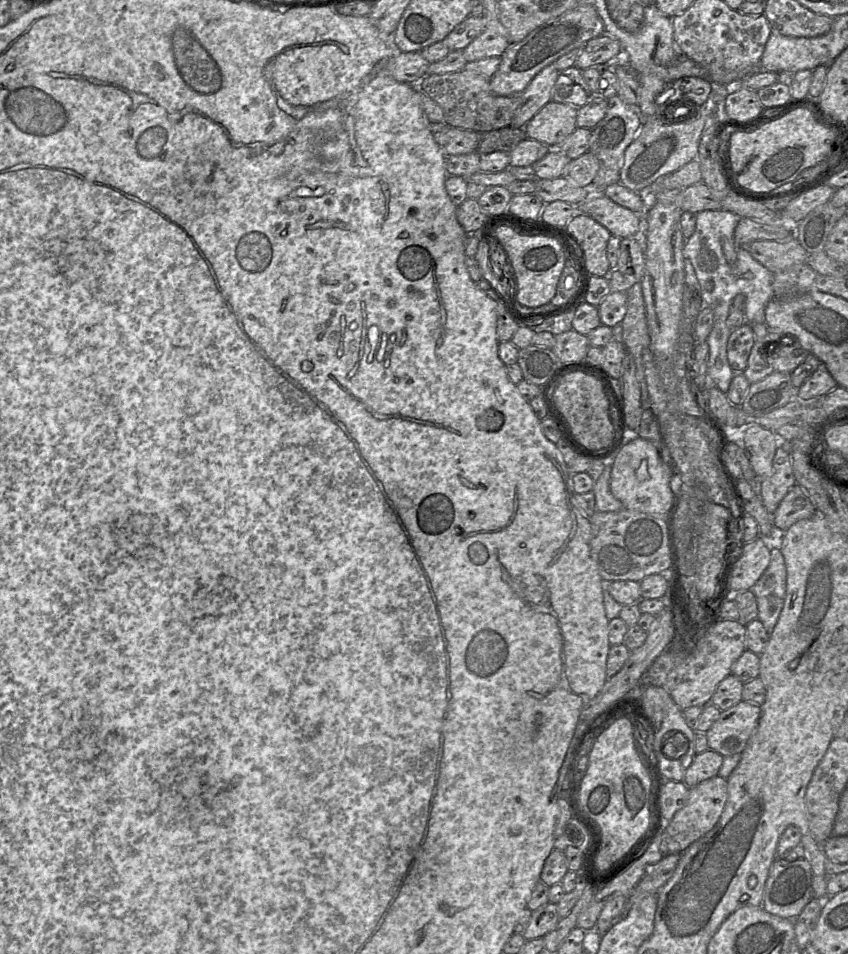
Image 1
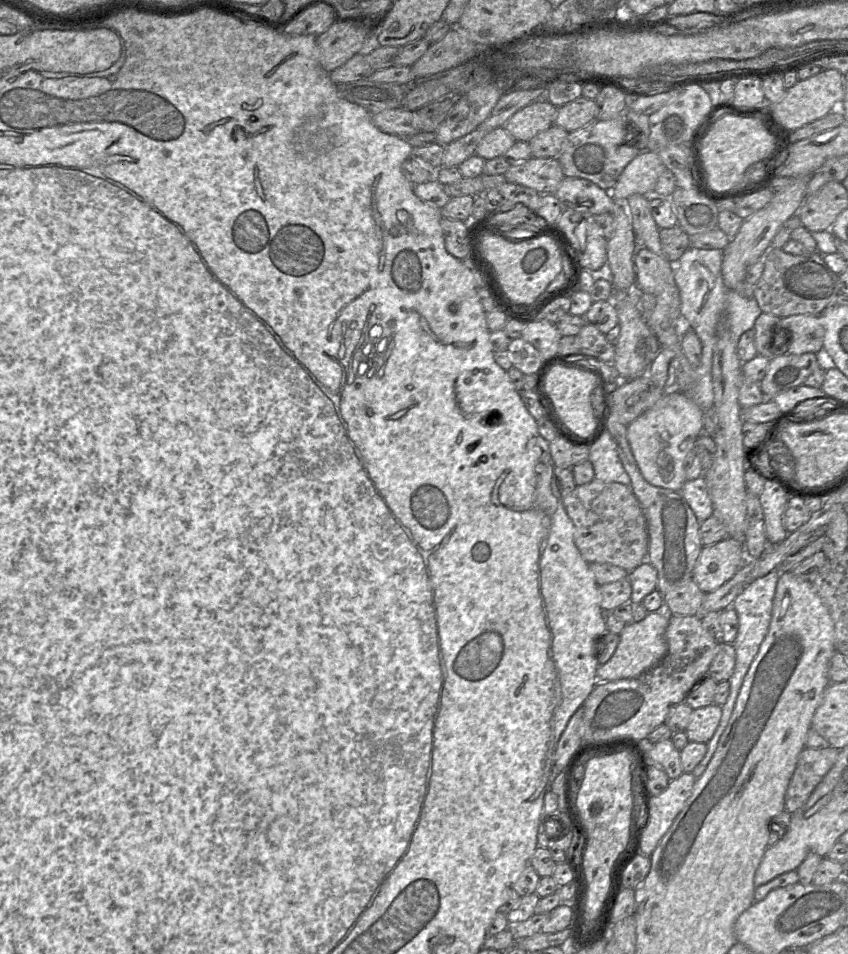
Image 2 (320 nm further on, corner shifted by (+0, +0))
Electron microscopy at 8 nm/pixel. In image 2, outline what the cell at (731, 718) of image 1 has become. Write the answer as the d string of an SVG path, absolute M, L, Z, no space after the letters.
M711 704L693 709L685 730L689 742L706 743L712 738L722 715L722 707Z

